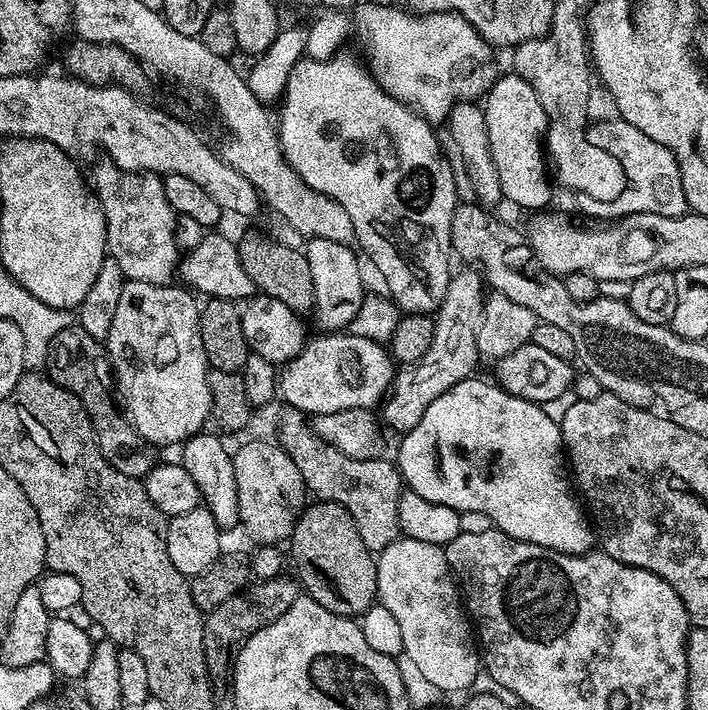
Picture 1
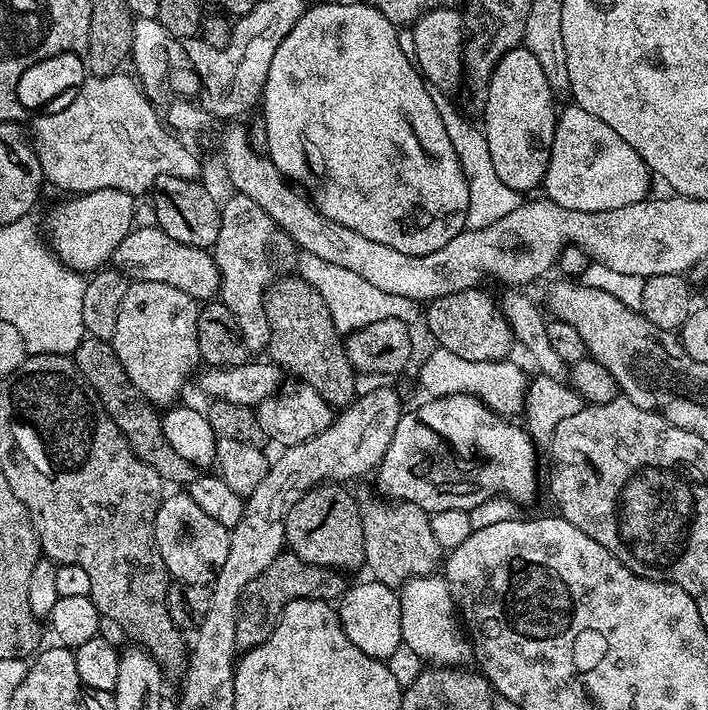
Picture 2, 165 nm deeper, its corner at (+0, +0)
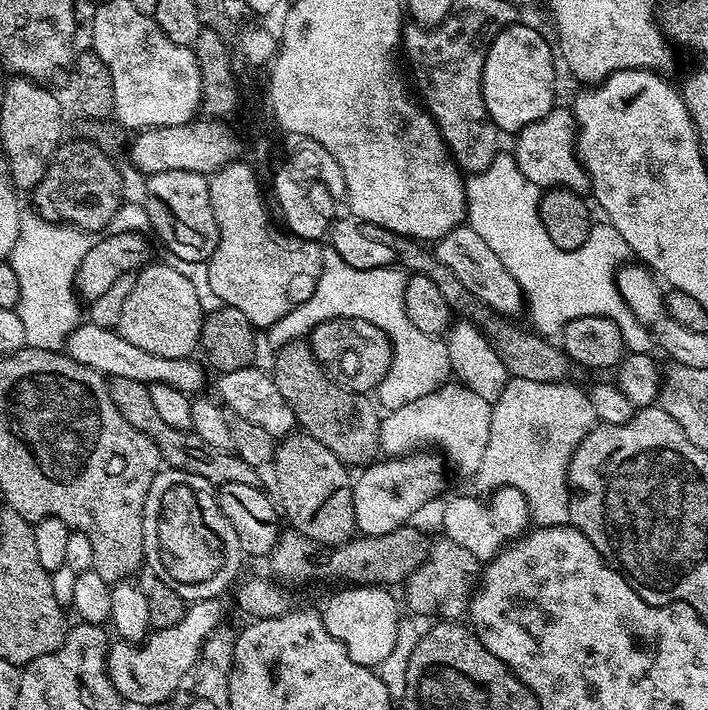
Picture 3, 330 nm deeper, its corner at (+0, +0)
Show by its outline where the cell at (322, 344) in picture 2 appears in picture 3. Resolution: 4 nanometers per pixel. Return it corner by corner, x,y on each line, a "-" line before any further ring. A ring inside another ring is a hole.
294,340
276,353
276,369
270,375
275,380
282,398
294,410
297,425
308,435
318,438
330,454
349,466
367,465
377,459
380,447
381,413
363,392
344,387
324,371
312,353
311,343
-
377,412
377,413
376,413
-
377,452
377,456
376,456

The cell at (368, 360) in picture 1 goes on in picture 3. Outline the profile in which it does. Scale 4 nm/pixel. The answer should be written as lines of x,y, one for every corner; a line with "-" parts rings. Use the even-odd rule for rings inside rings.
82,322
68,336
66,355
74,362
78,362
82,366
90,366
95,372
108,378
114,376
134,378
134,382
142,382
149,386
165,384
189,394
203,393
200,391
204,388
204,372
195,364
195,359
183,356
178,358
155,356
146,350
141,350
139,346
126,342
126,338
122,338
119,331
114,328
103,328

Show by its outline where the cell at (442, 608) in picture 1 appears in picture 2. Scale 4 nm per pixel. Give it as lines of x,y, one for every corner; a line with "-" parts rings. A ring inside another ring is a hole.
443,575
415,576
402,585
398,595
402,610
402,643
410,646
418,658
429,665
445,668
464,666
473,659
472,641
462,627
450,586
444,581

